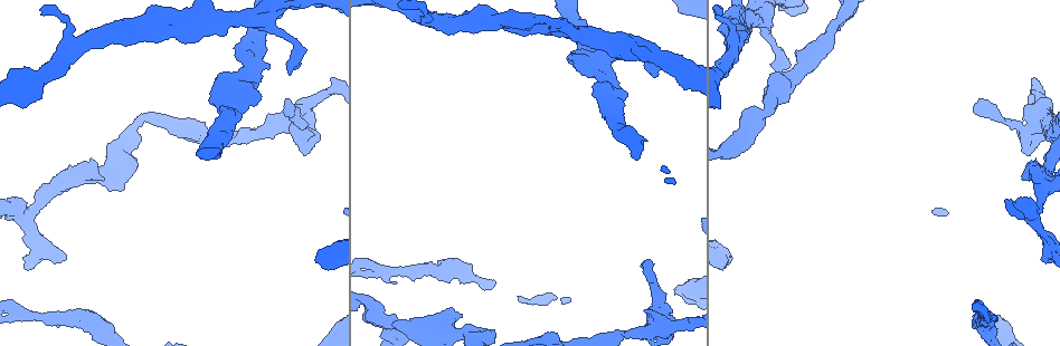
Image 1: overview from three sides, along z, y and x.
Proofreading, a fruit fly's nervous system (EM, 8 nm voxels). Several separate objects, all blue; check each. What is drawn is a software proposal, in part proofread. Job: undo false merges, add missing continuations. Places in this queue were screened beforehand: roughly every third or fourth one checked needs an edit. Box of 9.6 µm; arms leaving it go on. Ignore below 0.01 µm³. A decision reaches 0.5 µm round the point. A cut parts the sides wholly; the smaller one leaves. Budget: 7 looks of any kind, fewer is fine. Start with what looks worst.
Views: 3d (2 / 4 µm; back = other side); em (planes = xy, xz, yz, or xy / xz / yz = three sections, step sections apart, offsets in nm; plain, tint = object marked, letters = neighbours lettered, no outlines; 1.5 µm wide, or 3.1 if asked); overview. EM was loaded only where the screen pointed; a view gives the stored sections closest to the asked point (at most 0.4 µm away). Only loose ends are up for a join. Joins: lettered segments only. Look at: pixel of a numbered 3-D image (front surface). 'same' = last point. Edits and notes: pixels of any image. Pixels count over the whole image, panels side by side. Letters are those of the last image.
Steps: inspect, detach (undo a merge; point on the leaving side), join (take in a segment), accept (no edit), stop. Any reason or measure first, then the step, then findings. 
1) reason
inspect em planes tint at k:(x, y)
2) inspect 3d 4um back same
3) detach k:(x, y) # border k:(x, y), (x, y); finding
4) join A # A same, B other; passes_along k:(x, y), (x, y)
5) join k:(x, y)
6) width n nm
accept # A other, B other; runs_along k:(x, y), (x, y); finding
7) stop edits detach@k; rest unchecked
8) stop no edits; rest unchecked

branch stops here
inspect em xz step 4 letters at 1:(1024, 110)

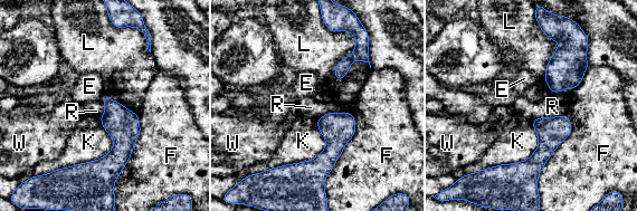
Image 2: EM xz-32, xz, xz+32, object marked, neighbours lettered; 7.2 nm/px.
cut it another way
inspect em planes letters same

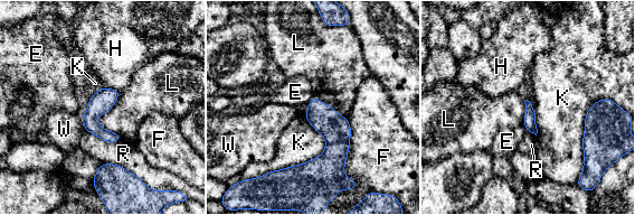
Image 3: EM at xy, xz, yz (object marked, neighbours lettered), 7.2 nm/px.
accept # E other, F other, H other, K other, L other, R other, W other; border 3:(121, 91), (96, 121), (122, 139); no lettered segment goes on from it

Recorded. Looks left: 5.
abrupt turn
inspect 3d 4um at 1:(781, 55)

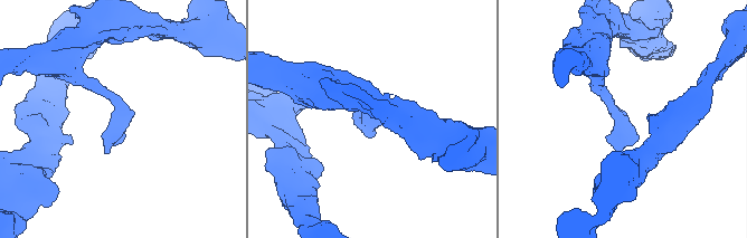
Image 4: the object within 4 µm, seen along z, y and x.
now the EM
inspect em xz step 8 tint at 4:(122, 118)

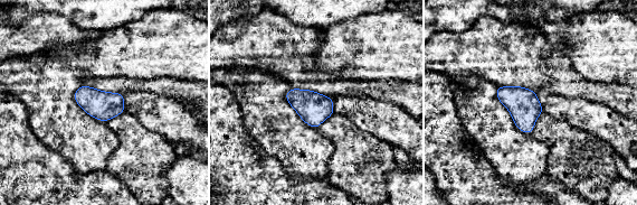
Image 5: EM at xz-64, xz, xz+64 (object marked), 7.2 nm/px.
what lies round it
inspect em xz step 8 letters same

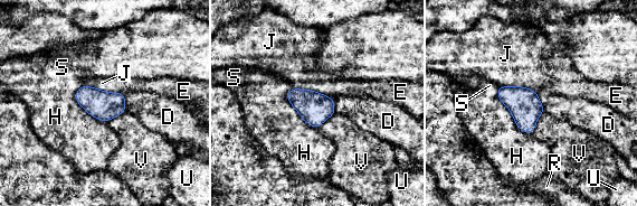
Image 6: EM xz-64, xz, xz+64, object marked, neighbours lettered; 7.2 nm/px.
accept # D other, E other, H other, J other, R other, S other, U other, V other; border 6:(497, 86), (531, 134); all the same cell

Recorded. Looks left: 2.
an open end
inspect 3d 4um at 1:(997, 319)

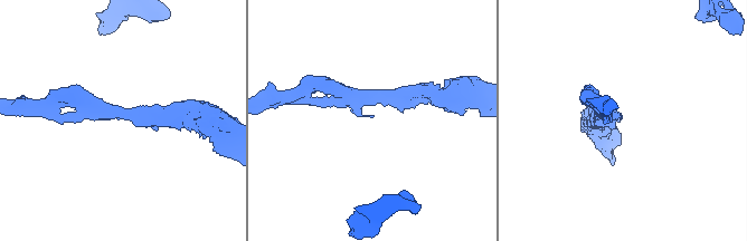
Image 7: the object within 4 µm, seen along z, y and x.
arm_widths 240, 280 nm
inspect em planes letters at 7:(620, 117)

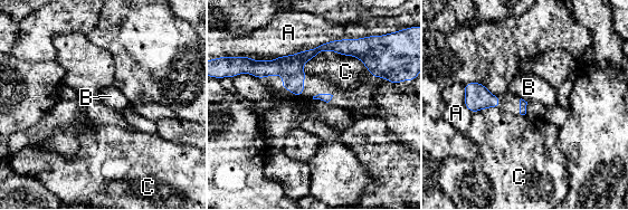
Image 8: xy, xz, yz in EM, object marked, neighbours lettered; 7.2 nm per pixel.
longest_contact A 650 nm
accept # A other, B other, C other; none of them fits

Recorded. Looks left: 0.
stop no edits; rest unchecked

